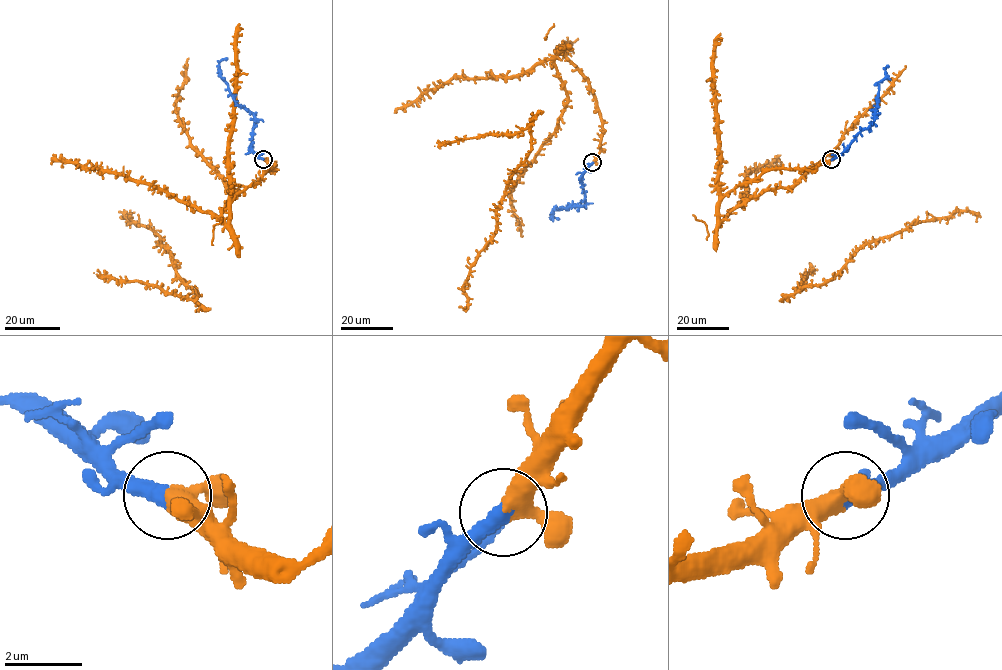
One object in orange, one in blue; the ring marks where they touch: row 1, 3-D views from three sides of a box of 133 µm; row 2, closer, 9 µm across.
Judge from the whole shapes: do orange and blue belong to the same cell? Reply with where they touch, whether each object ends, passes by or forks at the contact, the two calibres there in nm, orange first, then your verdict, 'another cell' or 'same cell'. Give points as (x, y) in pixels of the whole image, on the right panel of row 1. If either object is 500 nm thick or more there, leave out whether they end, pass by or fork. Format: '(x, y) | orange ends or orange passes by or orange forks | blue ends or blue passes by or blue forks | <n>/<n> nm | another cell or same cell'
(831, 159) | orange passes by | blue ends | 380/440 nm | same cell

